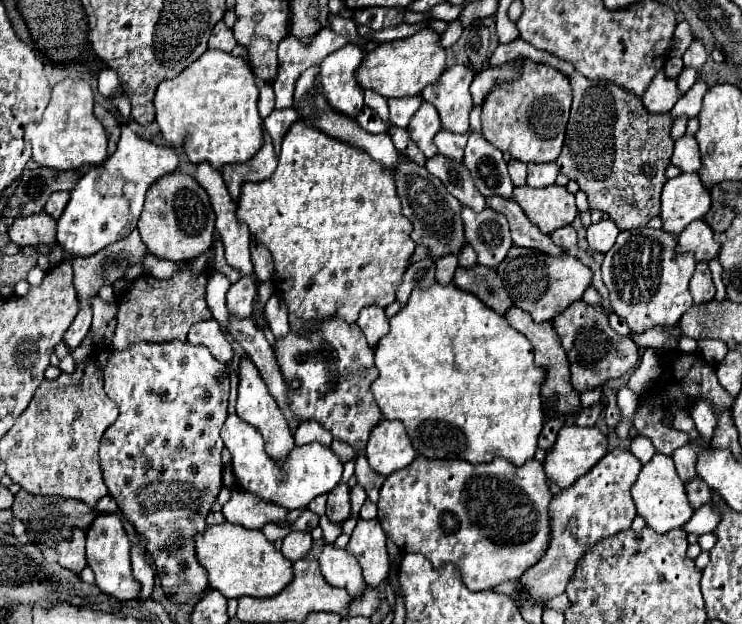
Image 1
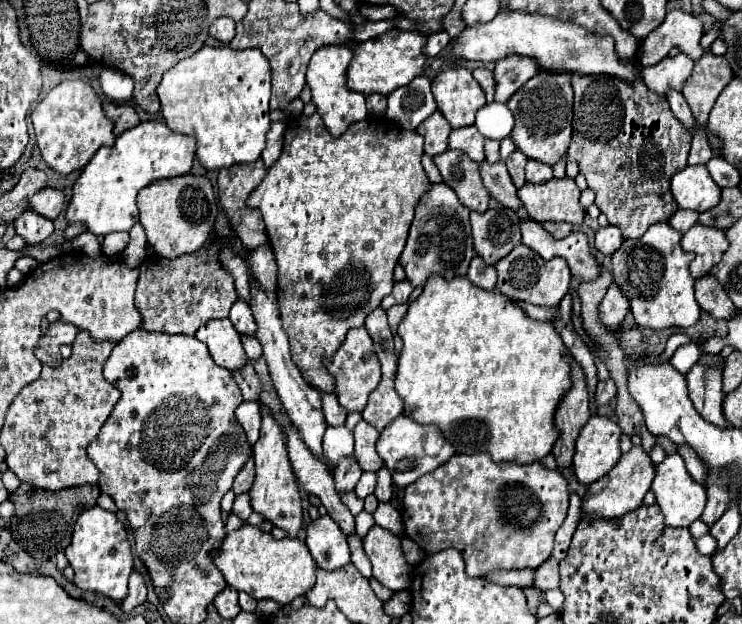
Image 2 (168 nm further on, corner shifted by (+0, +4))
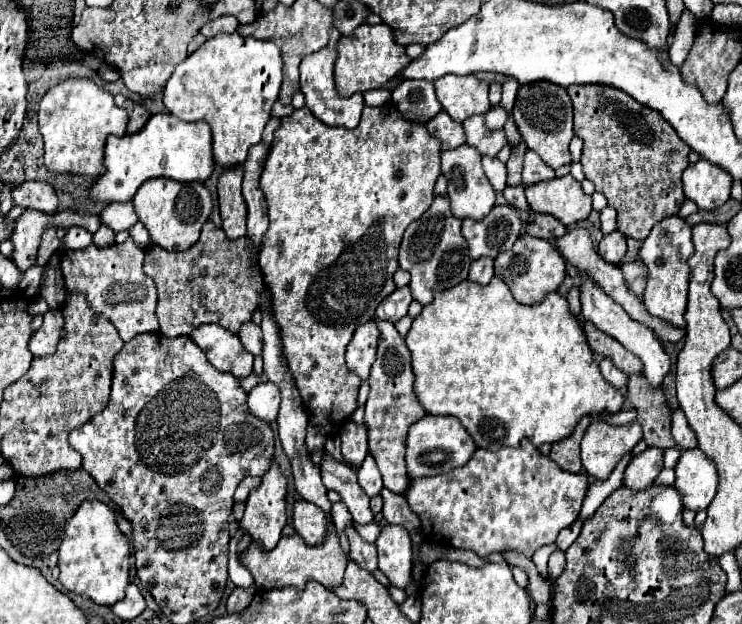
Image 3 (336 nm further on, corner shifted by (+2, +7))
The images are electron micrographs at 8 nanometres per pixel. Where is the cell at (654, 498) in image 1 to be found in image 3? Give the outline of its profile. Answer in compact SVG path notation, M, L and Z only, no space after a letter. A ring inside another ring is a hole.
M699 448L685 450L675 466L673 488L685 498L685 510L705 510L717 492L717 470Z

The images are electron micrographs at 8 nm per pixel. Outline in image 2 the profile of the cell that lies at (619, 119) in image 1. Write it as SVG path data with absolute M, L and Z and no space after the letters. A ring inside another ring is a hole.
M607 75L573 77L573 141L567 157L575 159L597 193L595 205L619 227L625 239L639 239L649 225L669 221L679 209L671 195L671 177L687 167L691 133L667 105L667 99L647 89L643 81L633 85Z

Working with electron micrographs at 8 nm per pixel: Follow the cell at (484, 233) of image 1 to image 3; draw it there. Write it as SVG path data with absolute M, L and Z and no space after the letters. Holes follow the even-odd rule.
M509 204L493 206L487 218L463 220L463 236L469 242L469 254L473 260L487 256L497 258L501 252L511 250L521 234L521 218Z

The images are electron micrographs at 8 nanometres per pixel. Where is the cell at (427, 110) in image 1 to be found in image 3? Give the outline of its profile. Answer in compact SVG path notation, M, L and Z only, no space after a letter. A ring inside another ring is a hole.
M439 112L435 118L431 118L425 128L441 142L441 150L453 150L461 144L465 144L465 132L459 122L455 122L447 112Z

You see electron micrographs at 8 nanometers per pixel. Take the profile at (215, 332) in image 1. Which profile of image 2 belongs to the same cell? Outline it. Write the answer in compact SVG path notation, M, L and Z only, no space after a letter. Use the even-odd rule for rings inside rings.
M229 319L209 321L207 325L203 325L203 329L199 329L195 337L209 347L209 353L217 361L217 365L229 371L239 371L249 363L241 345L241 337Z

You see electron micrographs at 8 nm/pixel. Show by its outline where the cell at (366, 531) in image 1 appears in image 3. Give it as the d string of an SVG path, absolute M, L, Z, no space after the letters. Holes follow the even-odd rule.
M383 526L379 538L375 540L379 552L379 570L387 576L387 580L405 588L411 578L411 538L403 526Z

